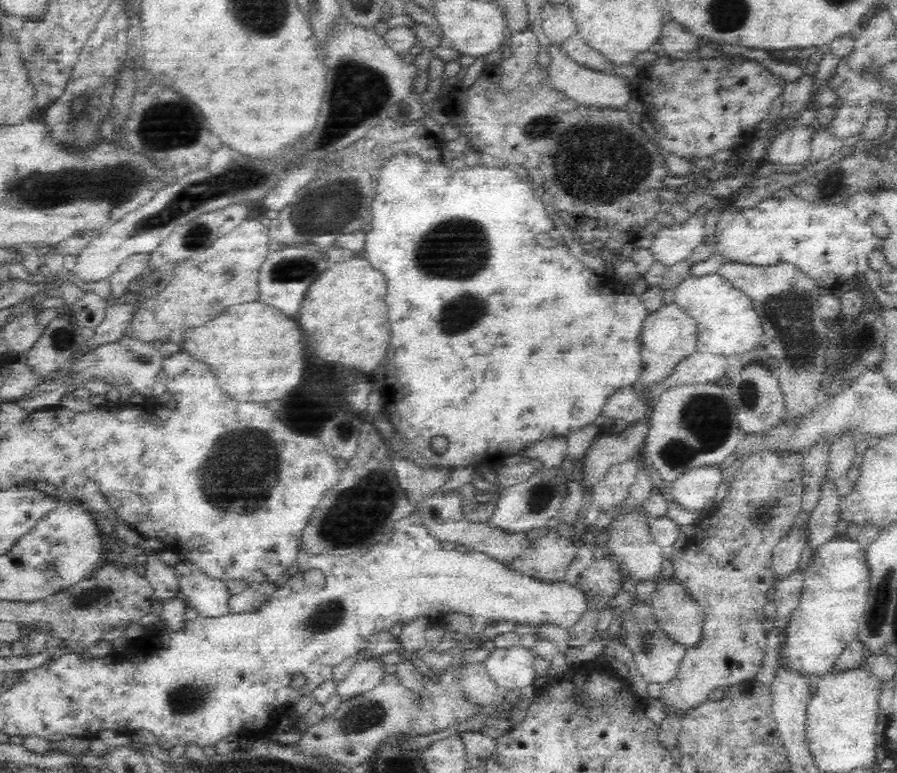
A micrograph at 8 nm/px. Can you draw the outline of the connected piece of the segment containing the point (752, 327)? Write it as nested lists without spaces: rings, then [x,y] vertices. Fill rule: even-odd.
[[[710,269],[709,273],[699,277],[681,273],[681,277],[674,282],[675,303],[684,308],[690,316],[694,316],[698,322],[698,350],[700,352],[714,352],[714,354],[726,356],[728,354],[744,354],[744,352],[754,350],[760,344],[760,338],[764,340],[762,320],[756,314],[756,310],[752,308],[751,296],[716,275],[716,272]]]

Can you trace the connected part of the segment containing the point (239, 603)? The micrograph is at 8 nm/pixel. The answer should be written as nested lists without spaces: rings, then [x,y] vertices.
[[[264,580],[249,582],[242,592],[230,595],[231,612],[255,611],[271,597],[271,594],[280,586],[280,581]]]

